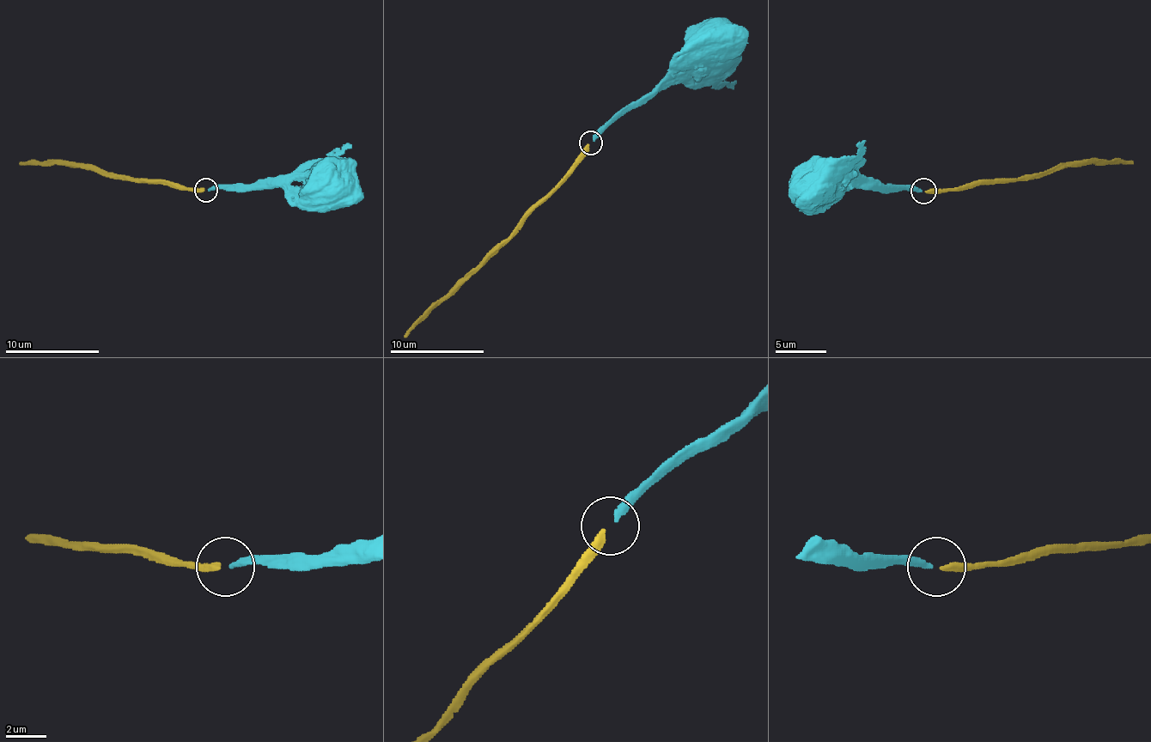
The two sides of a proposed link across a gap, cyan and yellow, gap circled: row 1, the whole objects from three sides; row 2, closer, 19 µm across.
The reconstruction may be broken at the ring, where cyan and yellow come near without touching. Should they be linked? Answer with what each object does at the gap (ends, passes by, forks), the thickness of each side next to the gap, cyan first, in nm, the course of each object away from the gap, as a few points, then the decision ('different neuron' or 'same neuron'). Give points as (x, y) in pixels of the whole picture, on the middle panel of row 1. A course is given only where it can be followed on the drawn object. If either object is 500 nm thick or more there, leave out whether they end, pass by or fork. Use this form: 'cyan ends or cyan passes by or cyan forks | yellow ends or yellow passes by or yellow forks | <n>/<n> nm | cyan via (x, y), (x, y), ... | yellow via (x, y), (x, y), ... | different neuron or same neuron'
cyan ends | yellow ends | 280/320 nm | cyan via (593, 140), (666, 76), (685, 69), (716, 39) | yellow via (589, 145), (587, 155), (565, 178), (404, 336) | same neuron

